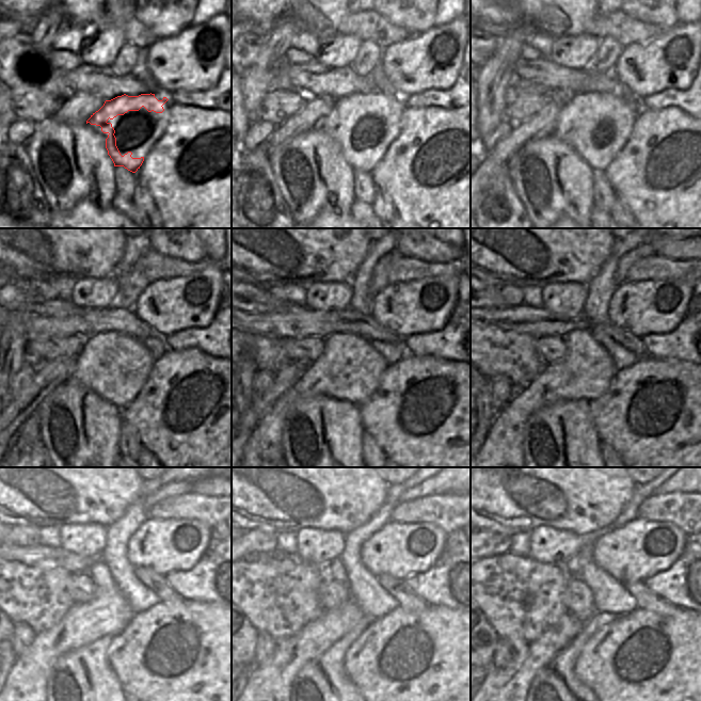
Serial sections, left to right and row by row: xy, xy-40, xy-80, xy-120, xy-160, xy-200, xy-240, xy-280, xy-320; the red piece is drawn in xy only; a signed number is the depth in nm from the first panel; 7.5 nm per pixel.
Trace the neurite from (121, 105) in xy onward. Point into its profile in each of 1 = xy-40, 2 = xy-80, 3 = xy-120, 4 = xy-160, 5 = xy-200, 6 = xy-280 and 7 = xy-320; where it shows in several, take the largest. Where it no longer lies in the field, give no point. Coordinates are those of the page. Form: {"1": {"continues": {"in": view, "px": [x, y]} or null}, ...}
{"1": {"continues": {"in": "xy-40", "px": [354, 105]}}, "2": {"continues": {"in": "xy-80", "px": [574, 109]}}, "3": {"continues": {"in": "xy-120", "px": [96, 348]}}, "4": {"continues": {"in": "xy-160", "px": [336, 346]}}, "5": {"continues": {"in": "xy-200", "px": [579, 344]}}, "6": {"continues": {"in": "xy-280", "px": [256, 678]}}, "7": {"continues": {"in": "xy-320", "px": [494, 678]}}}

